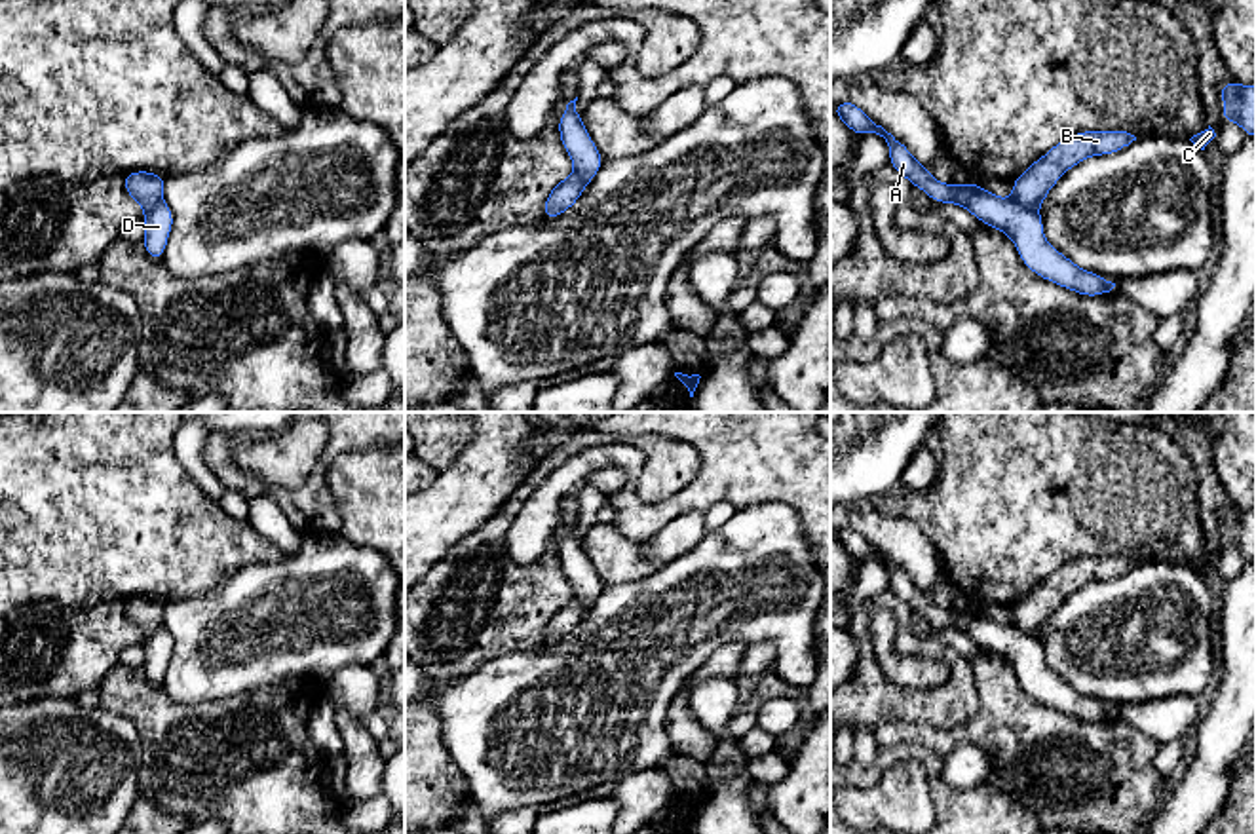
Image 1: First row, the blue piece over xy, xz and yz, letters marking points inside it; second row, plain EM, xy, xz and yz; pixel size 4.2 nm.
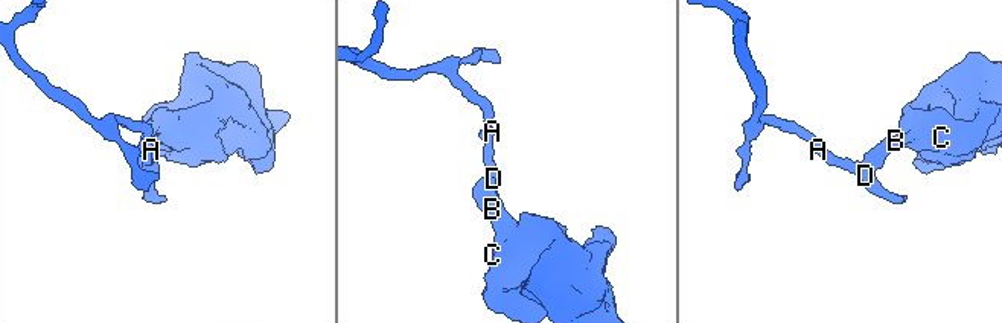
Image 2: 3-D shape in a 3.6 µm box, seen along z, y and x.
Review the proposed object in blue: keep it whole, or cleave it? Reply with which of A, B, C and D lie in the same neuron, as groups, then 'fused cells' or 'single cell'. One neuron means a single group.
A D / B C; fused cells

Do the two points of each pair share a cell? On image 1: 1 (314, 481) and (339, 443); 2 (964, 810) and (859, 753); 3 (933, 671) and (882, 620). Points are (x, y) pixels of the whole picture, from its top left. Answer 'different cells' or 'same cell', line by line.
1: same cell
2: different cells
3: same cell

